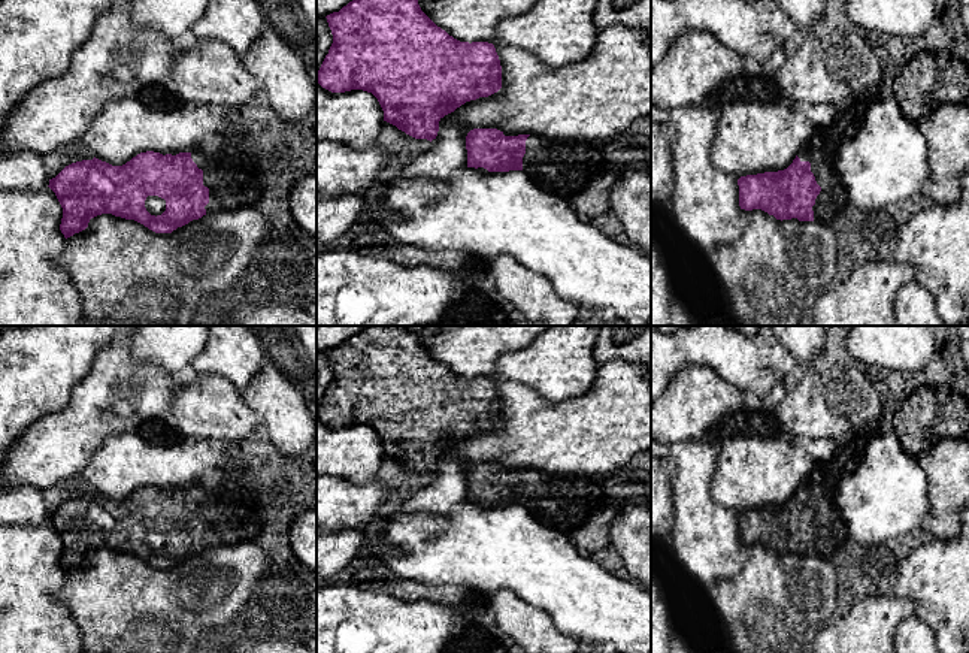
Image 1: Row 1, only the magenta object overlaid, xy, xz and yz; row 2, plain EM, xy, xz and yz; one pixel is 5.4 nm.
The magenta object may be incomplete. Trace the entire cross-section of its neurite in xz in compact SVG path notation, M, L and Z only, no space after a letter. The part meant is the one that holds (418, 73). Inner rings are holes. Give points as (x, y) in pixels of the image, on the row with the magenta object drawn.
M352 0L325 18L333 43L317 72L317 82L331 93L372 93L384 111L384 121L415 139L431 142L445 115L502 88L494 45L454 39L421 10L418 0Z

